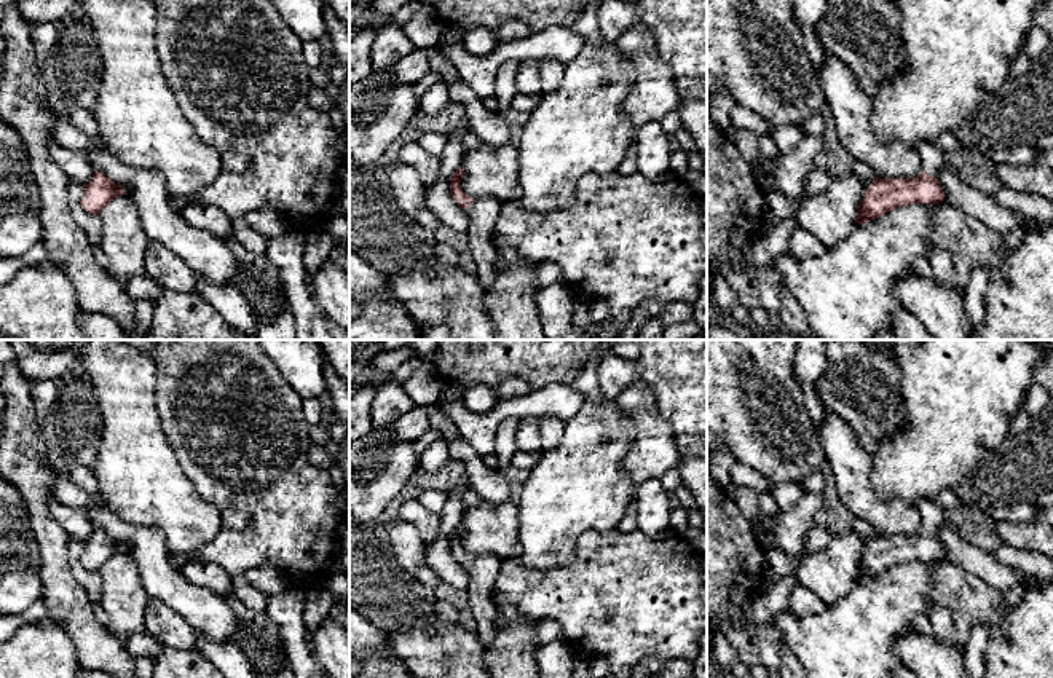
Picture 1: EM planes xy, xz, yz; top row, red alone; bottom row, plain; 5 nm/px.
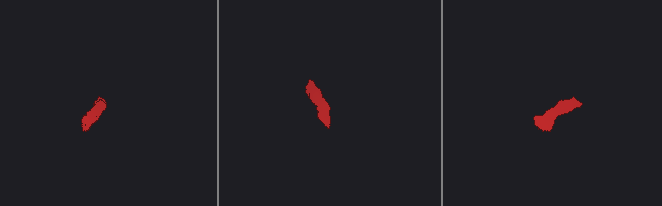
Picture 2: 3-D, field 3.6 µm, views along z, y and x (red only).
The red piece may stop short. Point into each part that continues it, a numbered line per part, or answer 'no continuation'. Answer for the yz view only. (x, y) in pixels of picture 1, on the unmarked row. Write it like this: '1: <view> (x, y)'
1: yz (932, 516)

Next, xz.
1: xz (482, 570)

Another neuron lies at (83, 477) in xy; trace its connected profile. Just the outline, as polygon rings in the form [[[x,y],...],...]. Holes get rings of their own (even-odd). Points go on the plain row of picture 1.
[[[59,453],[69,467],[69,479],[83,491],[96,495],[97,493],[97,479],[94,469],[81,466],[69,453]]]

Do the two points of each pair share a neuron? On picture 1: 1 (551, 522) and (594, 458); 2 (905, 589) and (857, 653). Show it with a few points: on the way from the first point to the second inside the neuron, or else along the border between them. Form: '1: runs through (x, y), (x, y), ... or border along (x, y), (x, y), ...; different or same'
1: runs through (556, 506), (584, 474); same
2: runs through (895, 605), (865, 637); same

